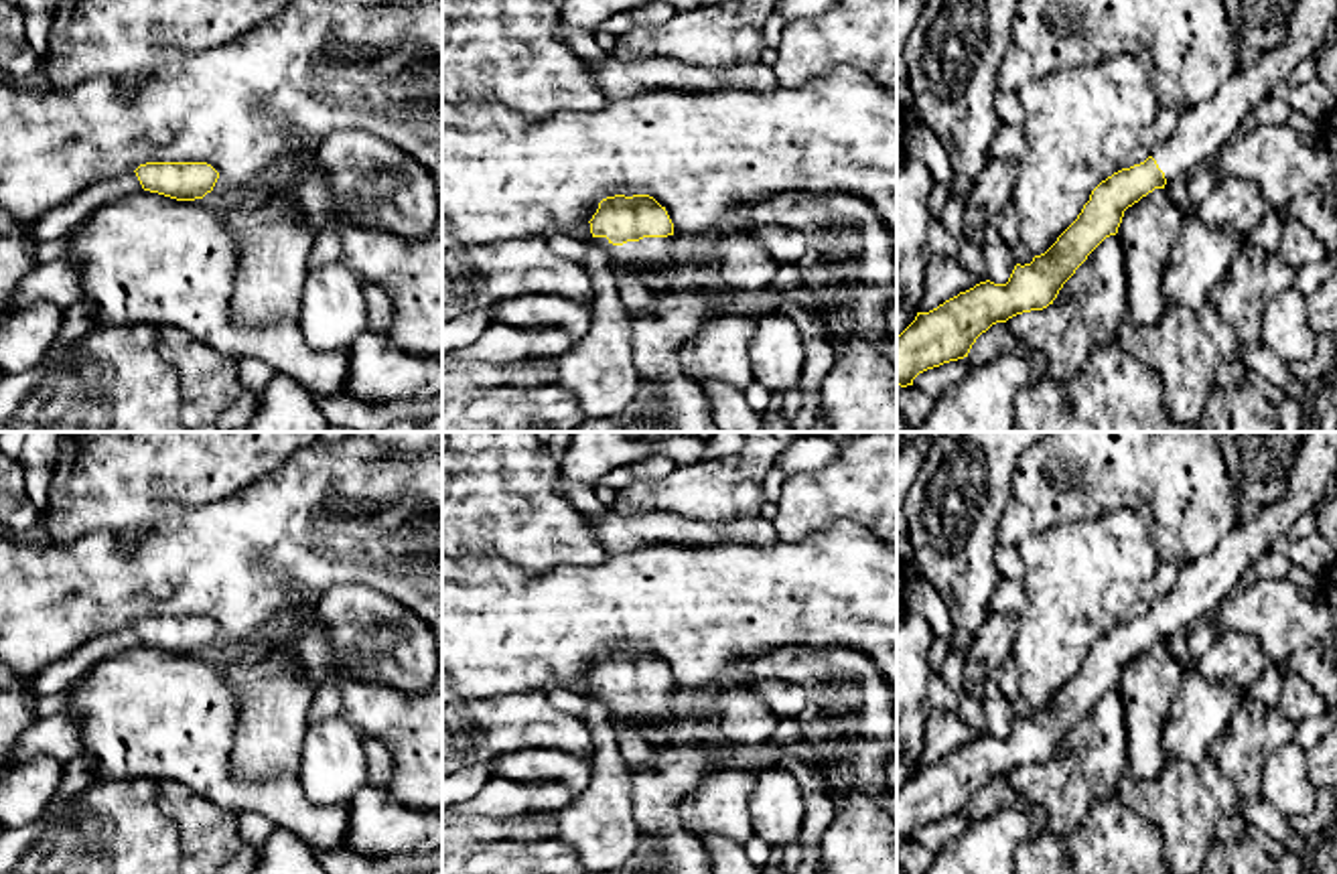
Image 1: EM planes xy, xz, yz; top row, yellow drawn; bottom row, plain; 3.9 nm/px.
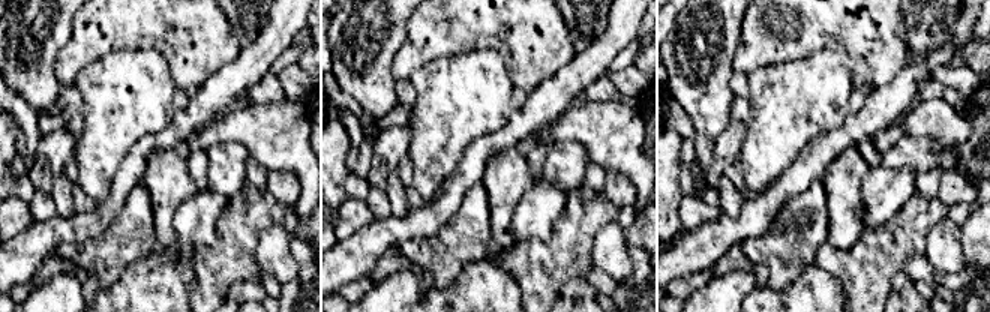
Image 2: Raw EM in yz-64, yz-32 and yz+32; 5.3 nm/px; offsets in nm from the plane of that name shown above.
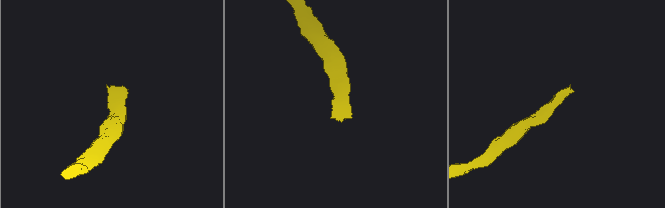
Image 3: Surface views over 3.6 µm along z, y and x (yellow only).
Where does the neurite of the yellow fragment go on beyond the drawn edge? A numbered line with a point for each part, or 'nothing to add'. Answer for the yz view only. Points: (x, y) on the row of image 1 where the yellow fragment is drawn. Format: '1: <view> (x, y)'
1: yz (1202, 130)

